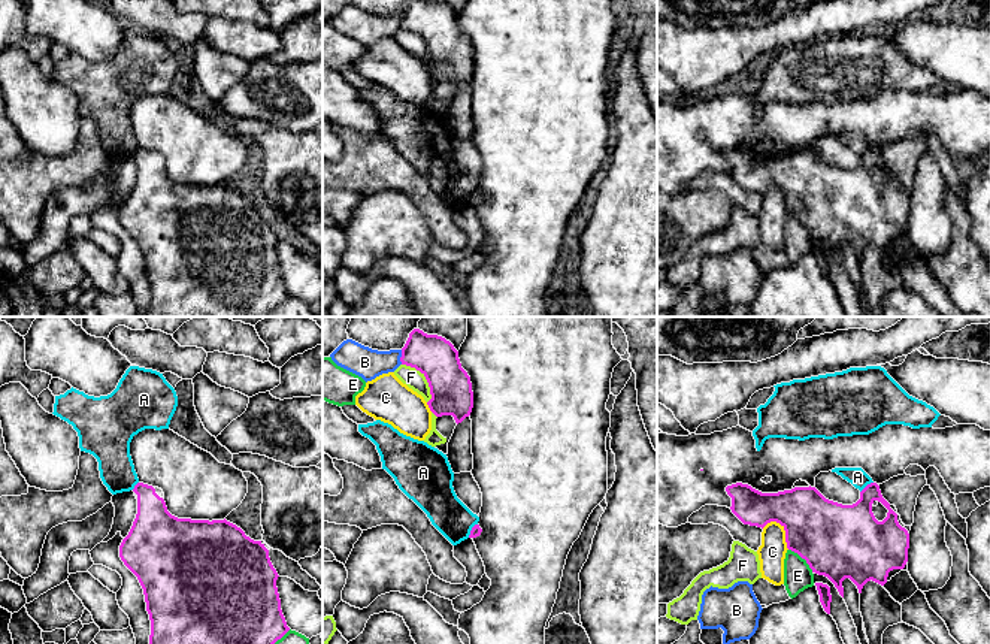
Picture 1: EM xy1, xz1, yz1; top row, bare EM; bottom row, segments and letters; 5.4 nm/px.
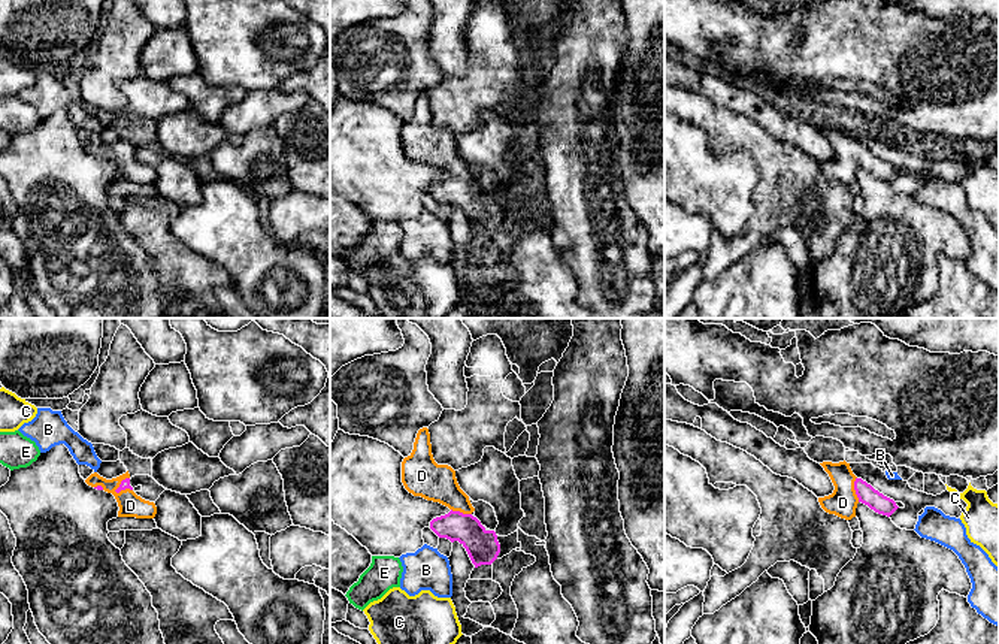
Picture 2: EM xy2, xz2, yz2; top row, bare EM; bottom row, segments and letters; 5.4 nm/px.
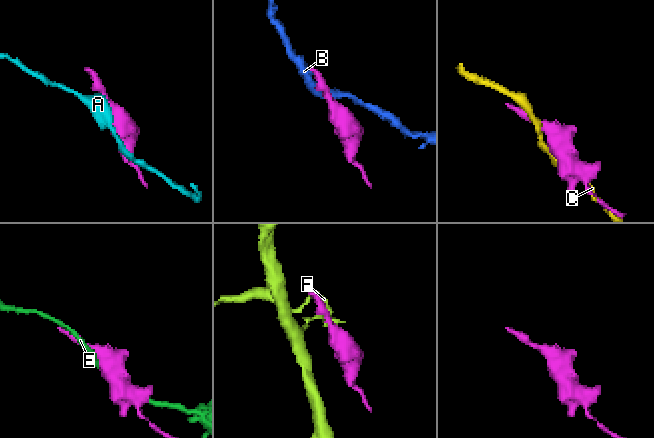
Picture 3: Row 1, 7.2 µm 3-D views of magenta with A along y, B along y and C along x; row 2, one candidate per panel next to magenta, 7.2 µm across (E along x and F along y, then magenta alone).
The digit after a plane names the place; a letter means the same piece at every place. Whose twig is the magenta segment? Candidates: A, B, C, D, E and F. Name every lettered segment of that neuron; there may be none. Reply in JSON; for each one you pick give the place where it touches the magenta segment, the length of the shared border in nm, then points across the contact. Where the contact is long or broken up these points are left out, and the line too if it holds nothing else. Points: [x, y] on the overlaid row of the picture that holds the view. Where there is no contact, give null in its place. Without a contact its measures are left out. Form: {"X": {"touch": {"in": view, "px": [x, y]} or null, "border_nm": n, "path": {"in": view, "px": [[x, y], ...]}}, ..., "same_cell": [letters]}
{"D": {"touch": {"in": "yz2", "px": [854, 489]}, "border_nm": 140, "path": {"in": "yz2", "px": [[866, 493], [854, 489], [842, 502]]}}, "same_cell": ["D"]}

